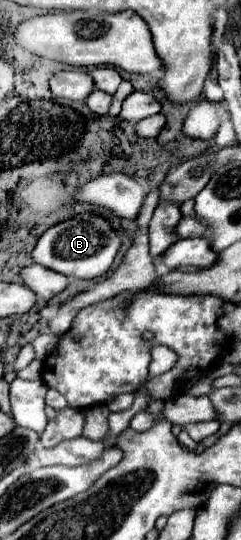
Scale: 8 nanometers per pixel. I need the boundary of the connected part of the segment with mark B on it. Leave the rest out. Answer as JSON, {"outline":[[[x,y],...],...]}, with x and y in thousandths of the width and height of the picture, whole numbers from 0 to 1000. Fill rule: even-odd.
{"outline":[[[344,393],[187,426],[187,433],[162,441],[137,463],[137,481],[270,511],[402,515],[402,511],[427,511],[461,496],[494,459],[502,459],[494,426],[477,426],[444,404],[394,393]]]}

